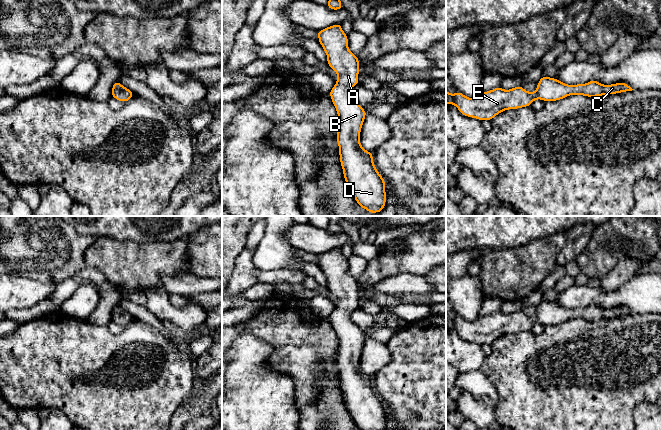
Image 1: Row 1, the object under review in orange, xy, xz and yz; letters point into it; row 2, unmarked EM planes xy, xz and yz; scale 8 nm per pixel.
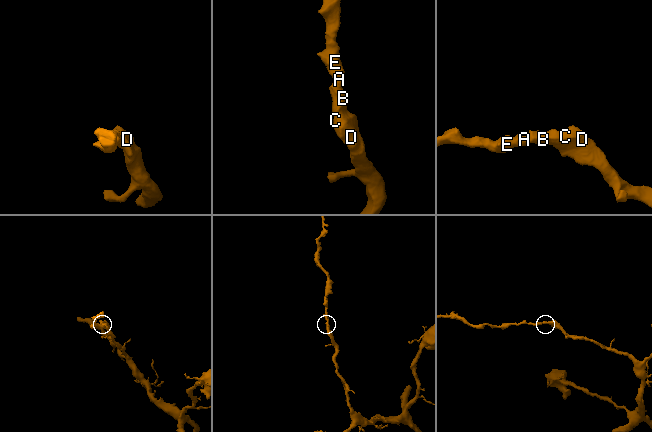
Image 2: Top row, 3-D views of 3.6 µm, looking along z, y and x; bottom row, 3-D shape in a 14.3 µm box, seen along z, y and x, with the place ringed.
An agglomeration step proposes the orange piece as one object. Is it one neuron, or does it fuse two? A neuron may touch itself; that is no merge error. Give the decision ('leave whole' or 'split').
leave whole

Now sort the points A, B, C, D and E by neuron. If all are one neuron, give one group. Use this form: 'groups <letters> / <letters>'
groups A B C D E

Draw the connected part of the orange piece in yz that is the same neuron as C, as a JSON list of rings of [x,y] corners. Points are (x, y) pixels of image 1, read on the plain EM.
[[[542,300],[534,316],[527,316],[522,310],[510,314],[496,311],[491,315],[480,316],[474,322],[468,322],[459,315],[452,319],[446,314],[446,328],[455,329],[466,341],[491,345],[496,339],[508,333],[529,331],[536,323],[545,326],[558,325],[570,319],[593,322],[632,314],[627,307],[623,306],[603,309],[596,304],[591,304],[585,308],[568,309],[556,302]]]

